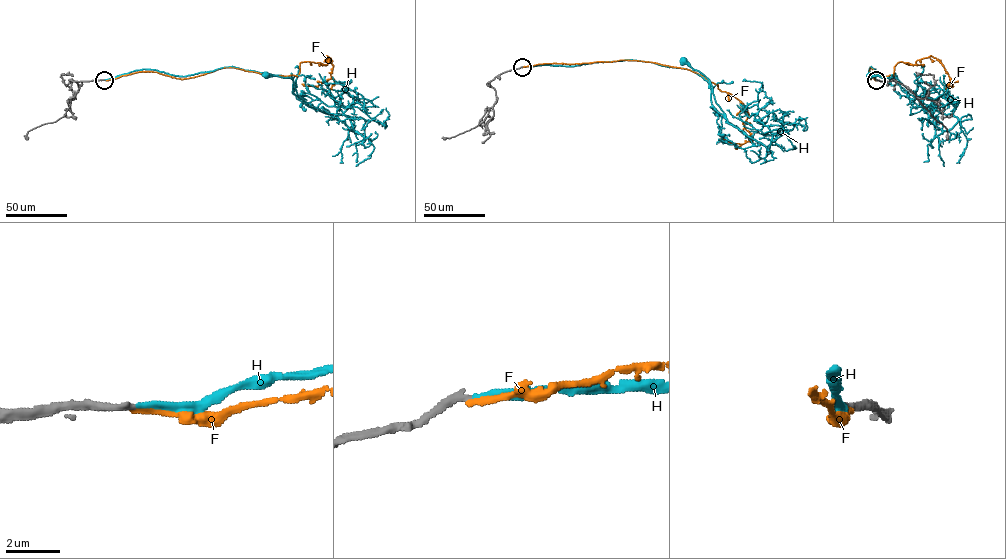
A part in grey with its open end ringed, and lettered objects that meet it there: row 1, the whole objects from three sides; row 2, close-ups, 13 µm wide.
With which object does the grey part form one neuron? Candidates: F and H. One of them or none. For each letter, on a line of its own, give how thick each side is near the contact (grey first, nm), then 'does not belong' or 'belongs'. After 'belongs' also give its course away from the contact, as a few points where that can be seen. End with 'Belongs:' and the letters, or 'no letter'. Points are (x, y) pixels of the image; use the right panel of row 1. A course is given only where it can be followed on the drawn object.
F: 320 nm thick on the grey side, 200 nm on the other; does not belong
H: 320 nm thick on the grey side, 200 nm on the other; belongs; it runs (876, 80), (871, 66), (895, 77), (927, 105), (893, 80), (870, 76)
Belongs: H

